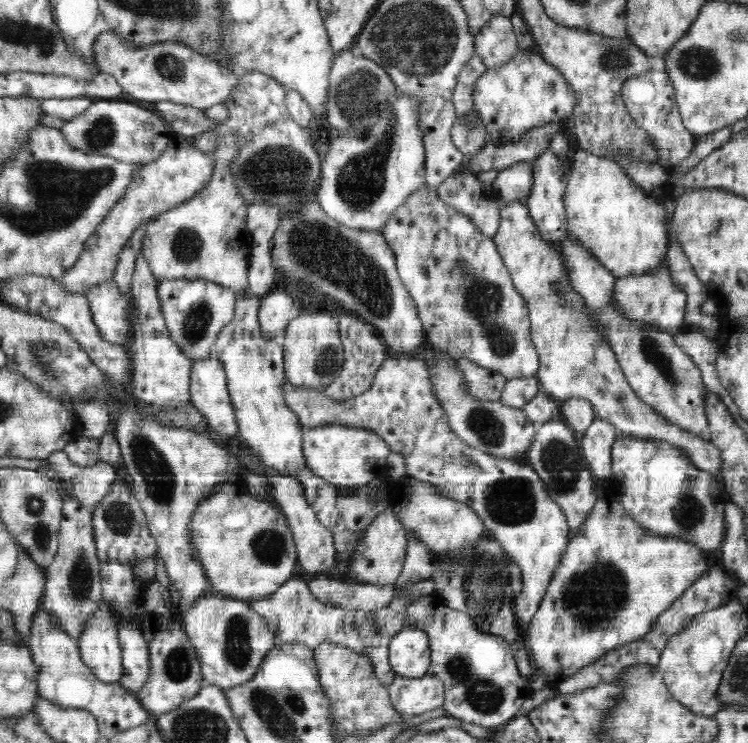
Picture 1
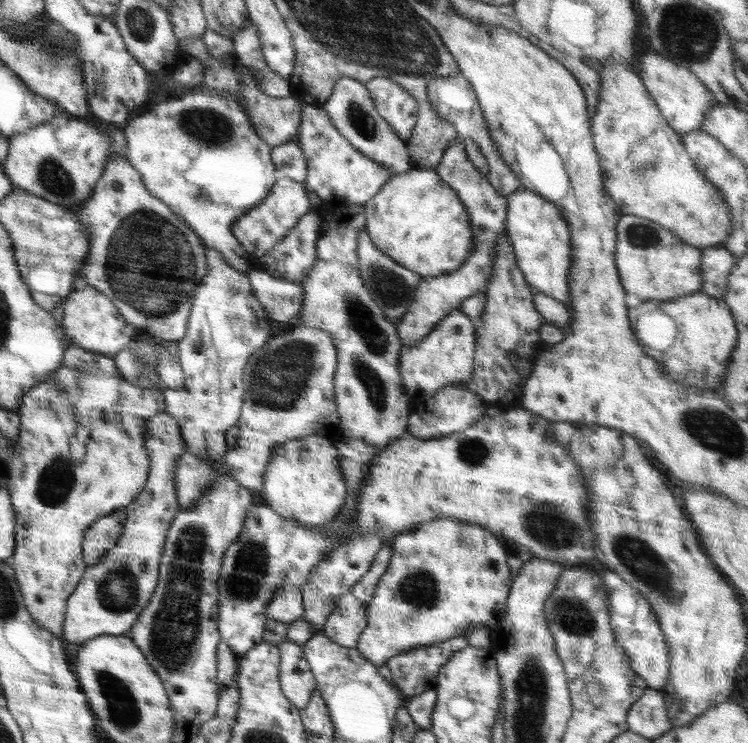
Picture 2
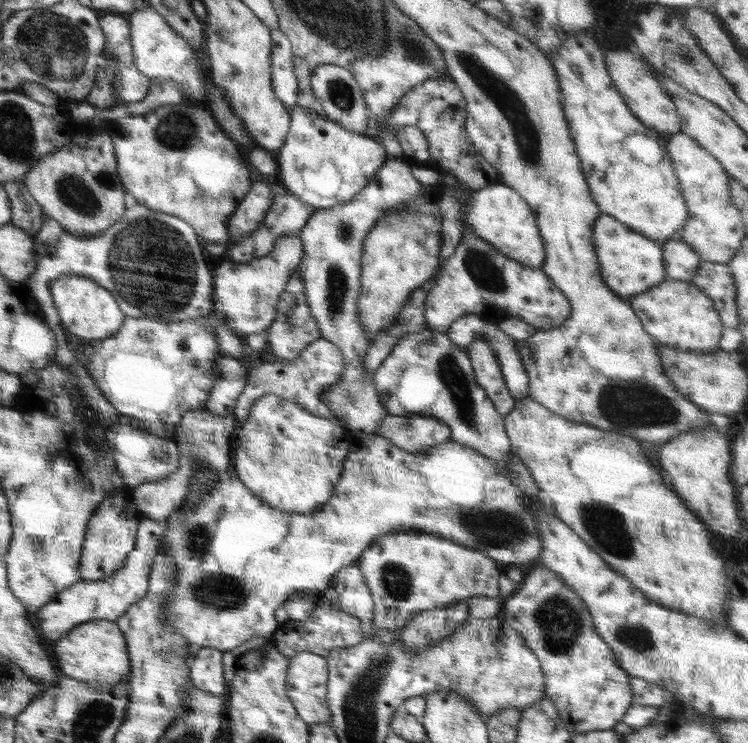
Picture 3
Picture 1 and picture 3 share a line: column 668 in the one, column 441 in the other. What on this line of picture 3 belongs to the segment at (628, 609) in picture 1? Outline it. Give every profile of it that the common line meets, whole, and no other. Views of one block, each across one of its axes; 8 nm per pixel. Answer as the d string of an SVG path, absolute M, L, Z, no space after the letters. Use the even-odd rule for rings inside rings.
M412 531L385 534L371 542L354 563L361 570L374 602L373 627L368 640L377 638L375 636L379 630L388 630L394 635L393 638L398 638L406 623L409 623L410 617L421 610L452 606L458 602L467 602L468 599L476 596L486 596L501 601L498 591L499 564L477 550L470 550L467 546L438 535Z

